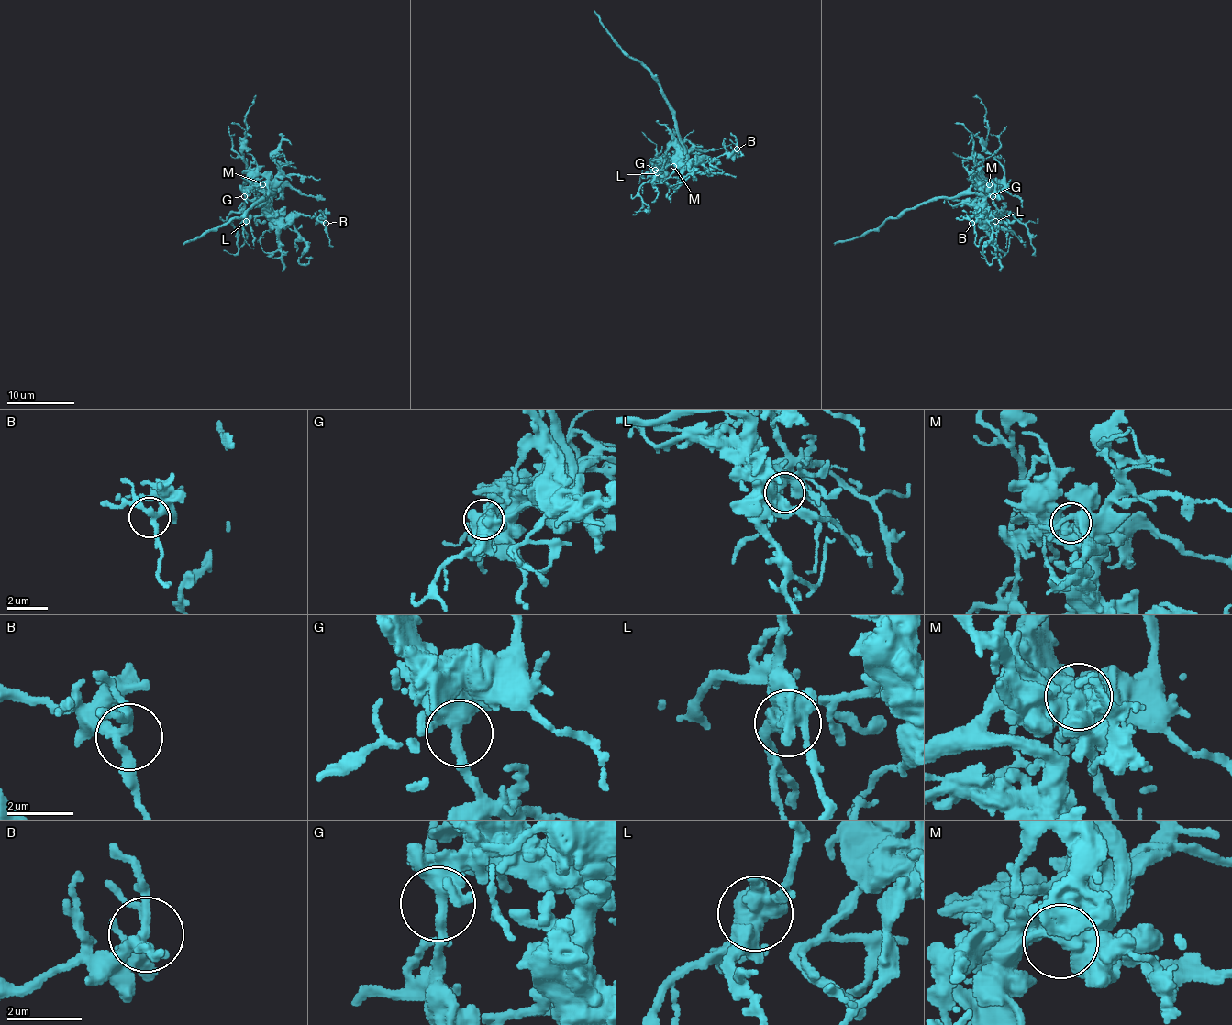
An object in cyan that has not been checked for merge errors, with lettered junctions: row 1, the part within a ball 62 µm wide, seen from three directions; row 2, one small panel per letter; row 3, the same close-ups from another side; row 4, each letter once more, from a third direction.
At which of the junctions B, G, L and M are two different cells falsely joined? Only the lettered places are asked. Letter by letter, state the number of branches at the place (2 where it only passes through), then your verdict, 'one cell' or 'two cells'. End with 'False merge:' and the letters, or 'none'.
B: 4 branches meet; one cell
G: 3 branches meet; one cell
L: 3 branches meet; one cell
M: 4 branches meet; one cell
False merge: none

